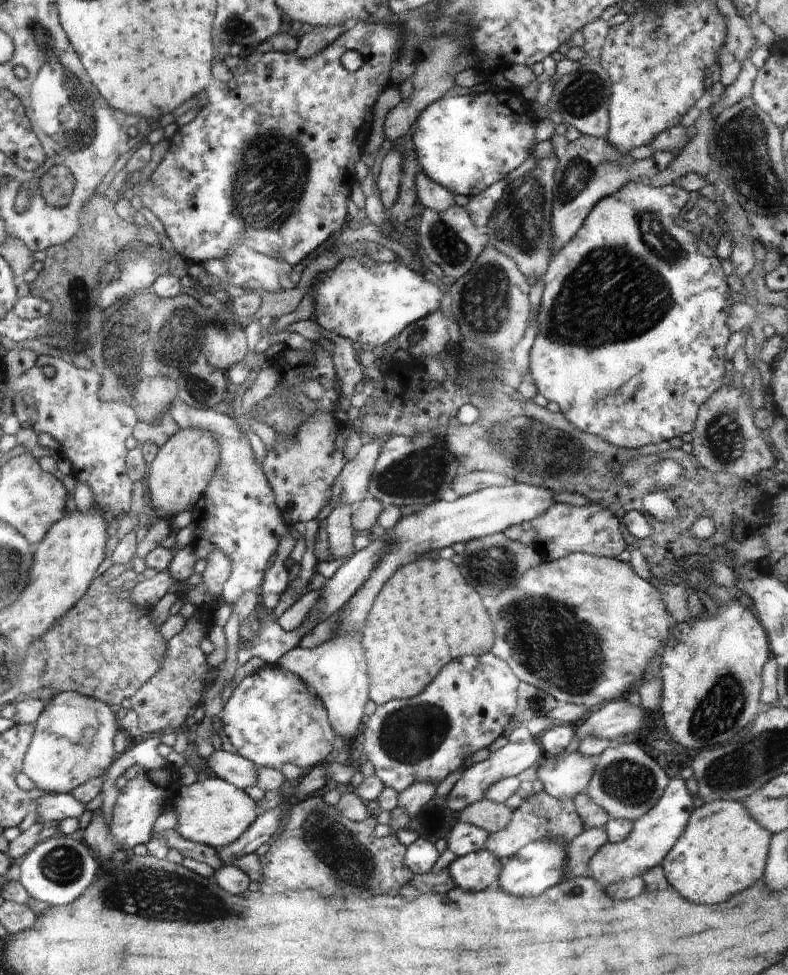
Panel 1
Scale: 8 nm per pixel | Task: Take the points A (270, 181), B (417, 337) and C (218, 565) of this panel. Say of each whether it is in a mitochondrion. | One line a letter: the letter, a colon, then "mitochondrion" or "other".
A: mitochondrion
B: mitochondrion
C: other

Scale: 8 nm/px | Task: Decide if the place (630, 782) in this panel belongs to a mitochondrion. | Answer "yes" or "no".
yes

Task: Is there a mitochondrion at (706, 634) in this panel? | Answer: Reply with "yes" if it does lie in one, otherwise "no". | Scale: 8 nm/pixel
no

